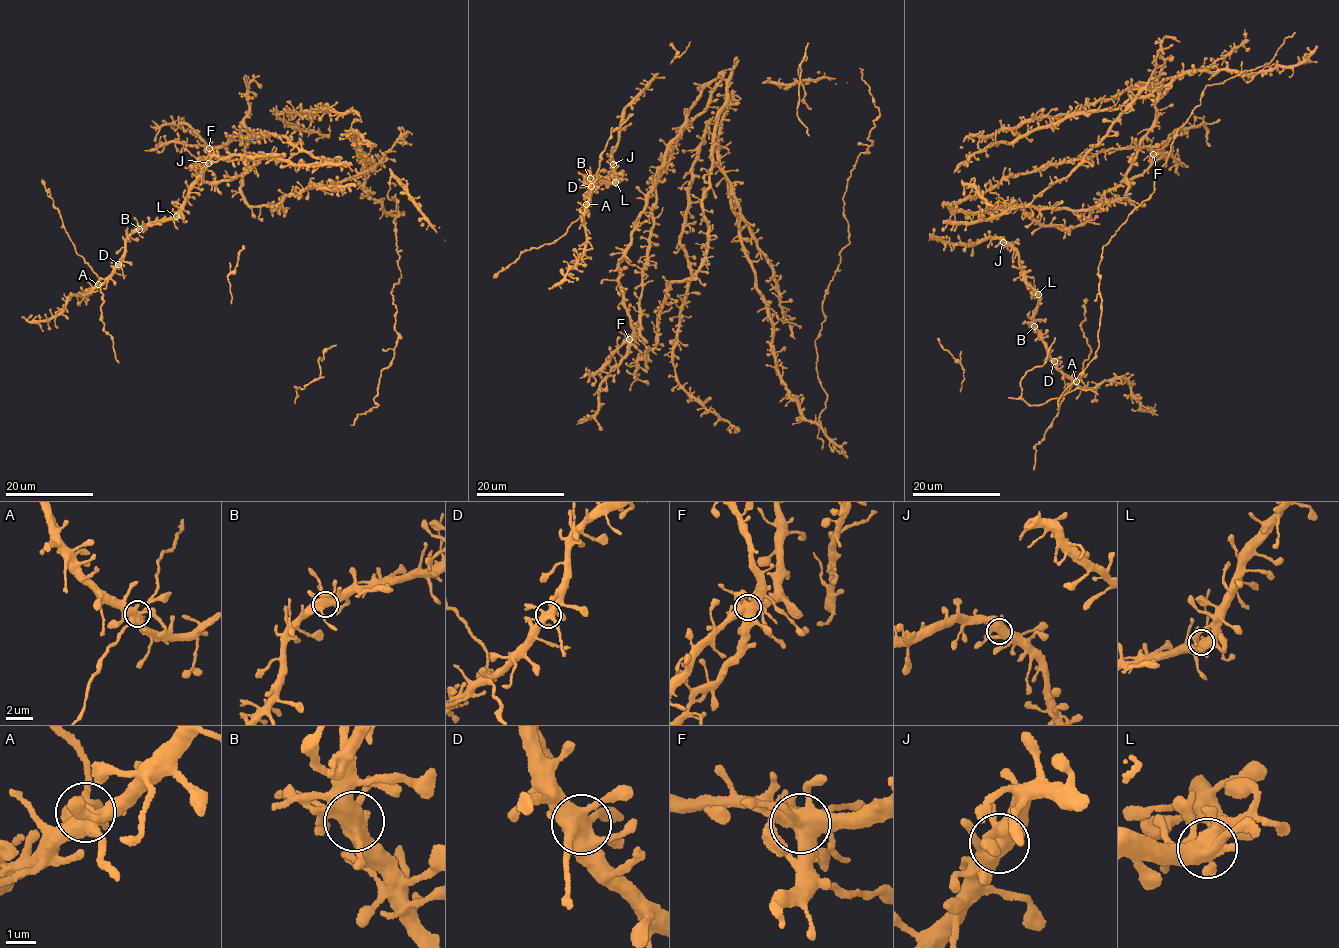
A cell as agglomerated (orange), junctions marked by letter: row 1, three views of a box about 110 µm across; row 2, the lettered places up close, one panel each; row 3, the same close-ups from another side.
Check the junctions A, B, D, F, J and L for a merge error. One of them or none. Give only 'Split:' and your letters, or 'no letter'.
Split: no letter

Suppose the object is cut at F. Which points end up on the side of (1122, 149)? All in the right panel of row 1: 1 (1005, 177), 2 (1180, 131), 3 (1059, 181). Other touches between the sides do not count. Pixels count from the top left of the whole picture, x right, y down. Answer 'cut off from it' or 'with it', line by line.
1: with it
2: cut off from it
3: cut off from it

